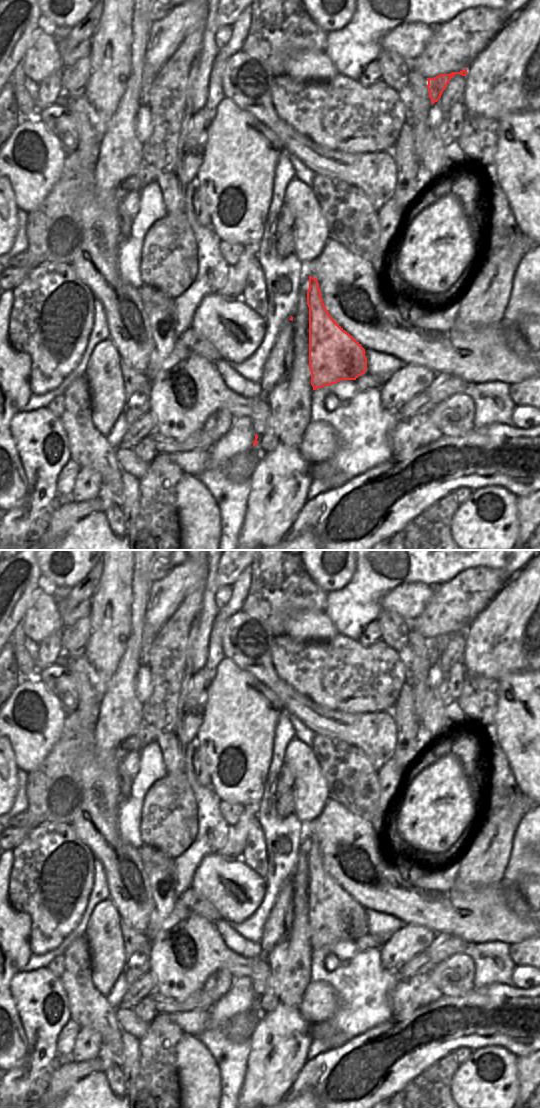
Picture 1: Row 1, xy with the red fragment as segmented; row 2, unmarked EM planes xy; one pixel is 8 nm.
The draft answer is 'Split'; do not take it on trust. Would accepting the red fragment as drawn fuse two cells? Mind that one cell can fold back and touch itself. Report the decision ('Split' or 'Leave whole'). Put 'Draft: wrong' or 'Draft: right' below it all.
Split.
Draft: right

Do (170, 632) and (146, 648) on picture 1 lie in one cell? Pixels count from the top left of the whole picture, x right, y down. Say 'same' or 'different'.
same

